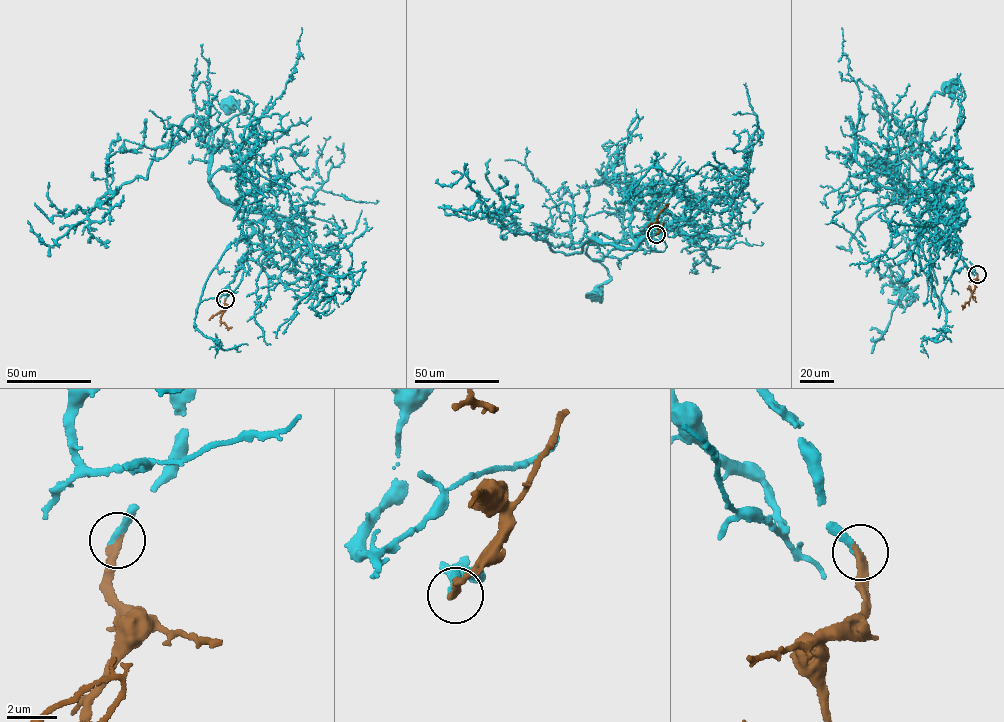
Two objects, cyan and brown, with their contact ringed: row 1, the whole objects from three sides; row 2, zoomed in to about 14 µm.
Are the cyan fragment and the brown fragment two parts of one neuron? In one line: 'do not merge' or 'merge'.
merge

